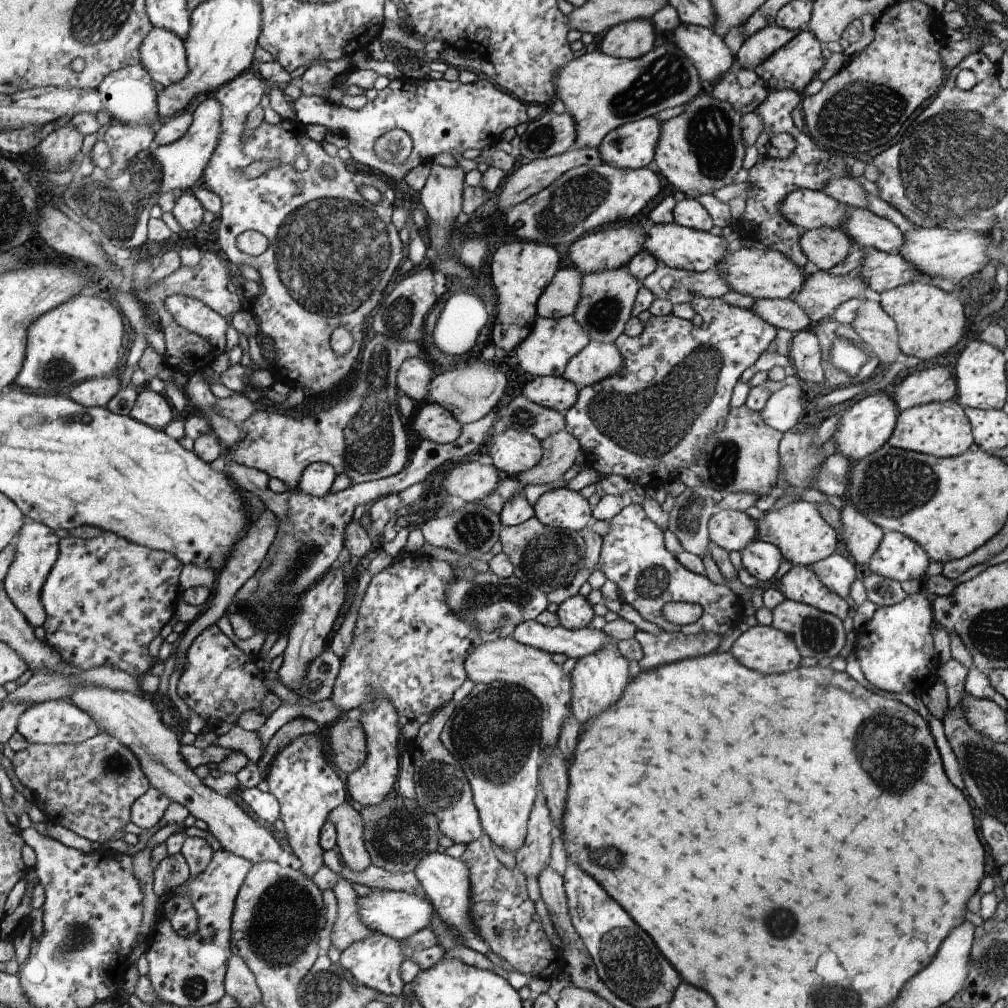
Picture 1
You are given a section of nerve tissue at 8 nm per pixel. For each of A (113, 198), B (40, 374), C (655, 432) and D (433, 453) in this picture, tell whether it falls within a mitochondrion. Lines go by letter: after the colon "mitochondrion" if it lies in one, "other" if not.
A: mitochondrion
B: mitochondrion
C: mitochondrion
D: other

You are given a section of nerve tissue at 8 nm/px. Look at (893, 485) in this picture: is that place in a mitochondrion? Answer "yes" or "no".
yes

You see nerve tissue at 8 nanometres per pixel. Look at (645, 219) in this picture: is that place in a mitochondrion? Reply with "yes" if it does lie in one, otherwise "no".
no

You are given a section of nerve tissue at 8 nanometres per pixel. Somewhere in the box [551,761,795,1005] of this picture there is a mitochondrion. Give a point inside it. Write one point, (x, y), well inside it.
(627, 958)

